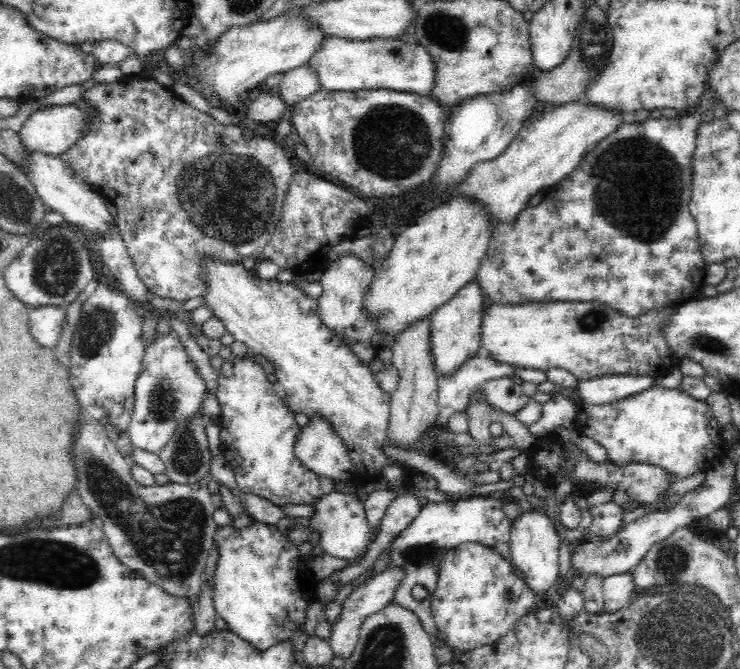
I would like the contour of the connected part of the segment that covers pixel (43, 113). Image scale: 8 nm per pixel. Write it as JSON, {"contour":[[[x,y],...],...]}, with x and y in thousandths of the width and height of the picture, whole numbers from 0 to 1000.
{"contour":[[[100,155],[68,158],[41,170],[23,197],[38,229],[78,235],[103,215],[115,182],[114,172]]]}

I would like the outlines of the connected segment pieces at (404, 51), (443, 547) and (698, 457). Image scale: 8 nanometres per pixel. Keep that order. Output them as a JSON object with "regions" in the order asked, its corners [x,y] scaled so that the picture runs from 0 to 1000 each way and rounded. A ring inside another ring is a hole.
{"regions":[[[[438,55],[420,85],[412,93],[427,117],[432,133],[445,138],[478,138],[491,133],[524,133],[581,143],[586,105],[581,82],[561,63],[545,63],[541,55],[505,55],[492,60],[470,60],[465,55]]],[[[668,740],[664,741],[635,741],[632,747],[622,747],[616,752],[608,750],[580,750],[573,755],[565,771],[557,777],[557,783],[551,783],[551,789],[530,810],[527,819],[528,824],[528,845],[541,846],[546,849],[547,867],[539,874],[535,882],[531,898],[536,903],[546,904],[546,907],[557,912],[566,922],[566,927],[573,936],[574,945],[578,945],[581,952],[588,955],[589,960],[593,957],[600,957],[600,948],[592,942],[589,933],[586,931],[582,903],[584,903],[584,888],[589,883],[592,870],[592,852],[595,837],[597,831],[605,821],[618,818],[626,810],[642,810],[651,812],[653,815],[659,815],[659,819],[669,821],[682,837],[691,839],[691,819],[689,819],[689,795],[693,786],[693,777],[684,773],[681,762],[678,762],[678,747],[670,744]],[[568,874],[578,883],[578,891],[573,897],[562,897],[557,891],[558,877]]],[[[884,577],[822,604],[780,599],[777,634],[781,646],[814,665],[822,685],[832,692],[889,695],[919,716],[954,704],[974,677],[968,670],[974,656],[974,641],[959,605],[935,595],[920,580]]]]}

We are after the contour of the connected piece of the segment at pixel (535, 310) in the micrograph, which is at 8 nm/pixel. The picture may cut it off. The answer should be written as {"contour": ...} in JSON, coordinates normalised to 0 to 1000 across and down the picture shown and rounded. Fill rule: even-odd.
{"contour":[[[807,451],[666,453],[650,469],[649,525],[672,543],[699,550],[762,550],[781,568],[816,561],[897,562],[915,541],[892,498],[905,468],[892,460],[868,472],[841,472]]]}

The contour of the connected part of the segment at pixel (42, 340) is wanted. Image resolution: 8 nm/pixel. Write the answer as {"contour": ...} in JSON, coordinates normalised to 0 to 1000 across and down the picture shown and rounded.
{"contour":[[[82,457],[42,459],[38,469],[39,495],[54,517],[74,520],[85,495],[89,463]]]}

